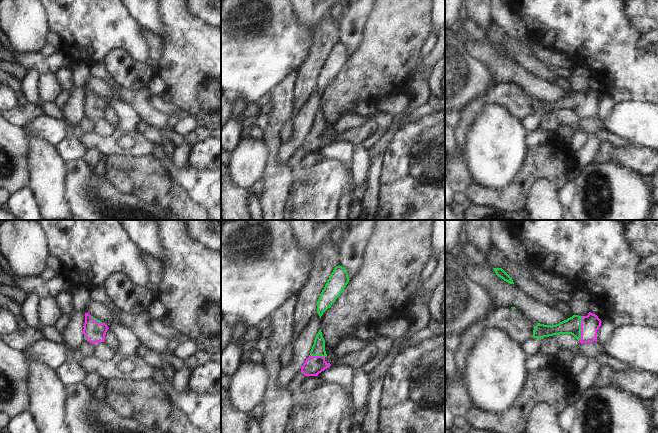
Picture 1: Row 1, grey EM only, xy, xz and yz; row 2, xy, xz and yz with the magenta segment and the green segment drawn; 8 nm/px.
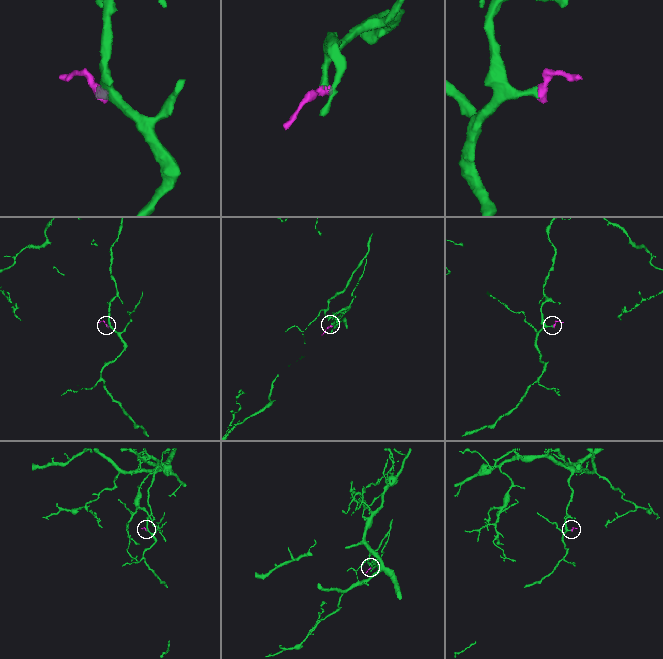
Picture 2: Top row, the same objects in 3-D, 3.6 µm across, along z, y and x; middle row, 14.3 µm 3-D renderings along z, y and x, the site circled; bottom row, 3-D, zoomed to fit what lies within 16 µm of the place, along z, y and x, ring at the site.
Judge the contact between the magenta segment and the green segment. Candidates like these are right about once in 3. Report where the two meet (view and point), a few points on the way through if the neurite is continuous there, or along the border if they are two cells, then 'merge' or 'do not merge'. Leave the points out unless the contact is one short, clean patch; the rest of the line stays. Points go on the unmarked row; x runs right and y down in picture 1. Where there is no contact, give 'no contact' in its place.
yz (581, 104) | across yz (590, 100), (581, 104), (572, 101) | merge

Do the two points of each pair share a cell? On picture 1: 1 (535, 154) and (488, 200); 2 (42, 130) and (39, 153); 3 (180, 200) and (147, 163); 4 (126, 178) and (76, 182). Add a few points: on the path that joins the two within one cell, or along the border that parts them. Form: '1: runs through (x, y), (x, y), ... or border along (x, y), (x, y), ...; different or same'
1: runs through (532, 169), (503, 198); same
2: border along (27, 134), (42, 137), (54, 147); different
3: runs through (171, 191), (171, 187), (156, 172); same
4: border along (105, 178), (126, 194); different

